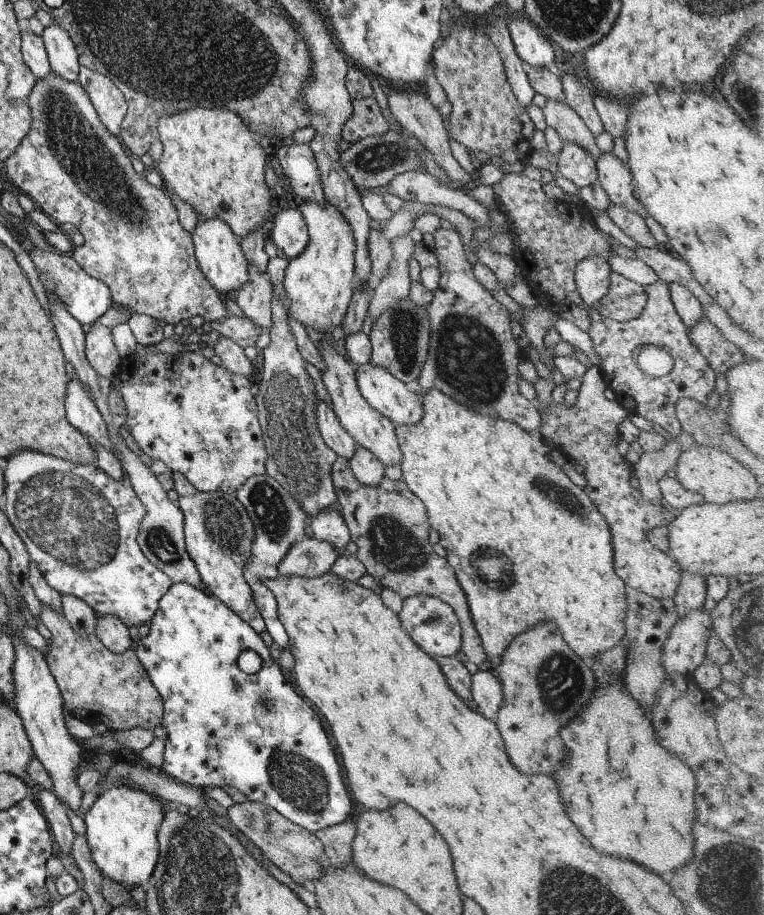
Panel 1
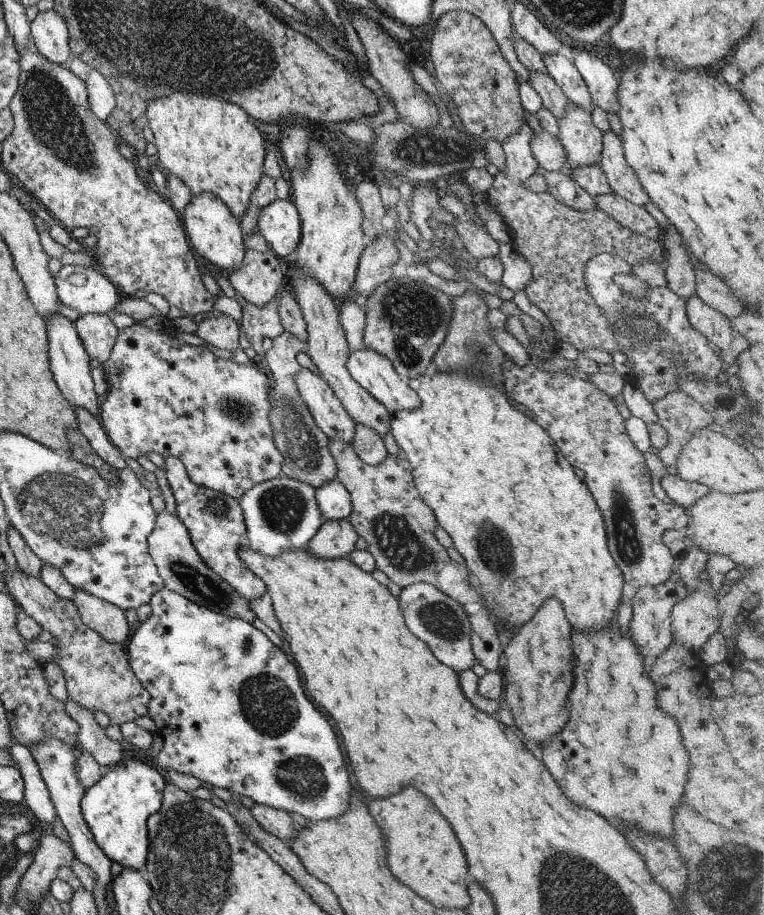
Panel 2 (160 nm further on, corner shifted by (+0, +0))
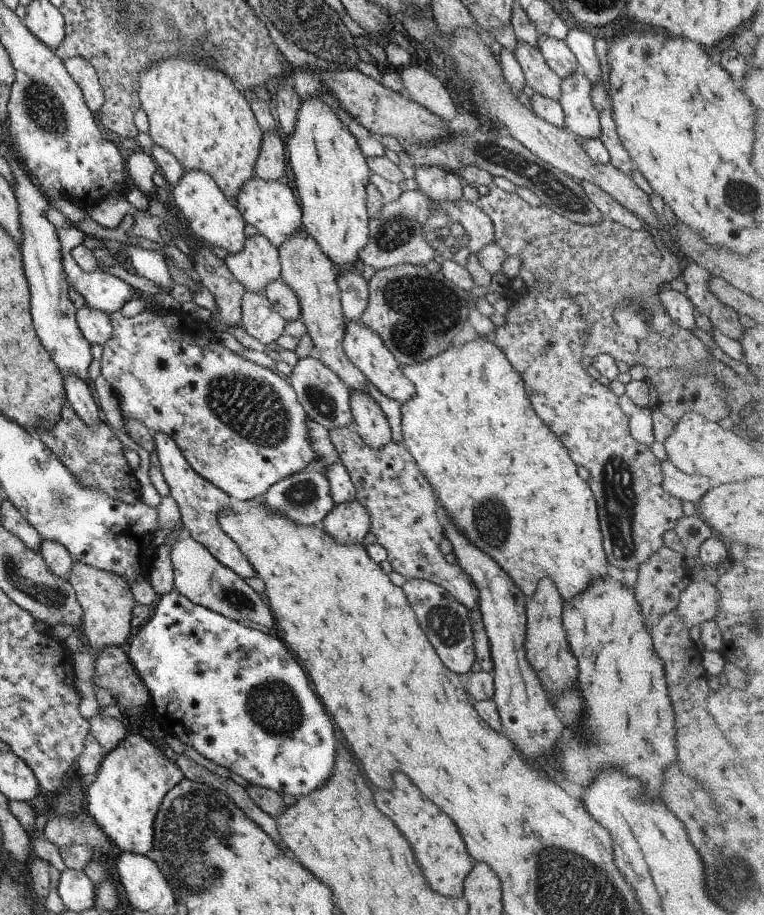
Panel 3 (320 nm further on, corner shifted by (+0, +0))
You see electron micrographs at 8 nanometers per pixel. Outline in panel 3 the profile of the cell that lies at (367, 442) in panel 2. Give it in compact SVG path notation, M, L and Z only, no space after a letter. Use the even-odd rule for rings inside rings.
M350 392L349 407L353 429L365 446L369 446L371 450L379 450L391 441L389 424L371 396L361 392Z

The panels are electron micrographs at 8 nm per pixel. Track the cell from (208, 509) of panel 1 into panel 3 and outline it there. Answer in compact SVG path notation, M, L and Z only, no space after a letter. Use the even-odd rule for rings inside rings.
M155 432L151 434L154 441L155 454L159 460L159 469L161 469L161 475L165 480L165 484L169 488L169 495L175 501L179 514L181 514L181 523L184 526L187 536L189 536L195 542L200 543L201 546L219 562L225 568L229 568L232 572L235 572L241 580L245 578L255 578L253 568L249 566L247 558L239 552L239 548L229 540L229 536L225 536L219 528L217 523L217 516L219 512L223 510L231 510L232 505L229 503L229 497L225 495L221 490L218 490L203 480L201 476L197 476L189 464L185 462L179 448L175 446L175 442L167 436L167 434L161 434L161 432Z

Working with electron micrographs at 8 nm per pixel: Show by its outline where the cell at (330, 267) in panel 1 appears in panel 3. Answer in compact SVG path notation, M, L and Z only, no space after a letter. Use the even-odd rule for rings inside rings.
M317 98L300 100L295 126L286 136L288 164L293 173L295 190L301 204L303 230L317 242L319 250L331 260L340 273L352 270L359 250L368 238L365 184L371 172L367 168L355 138L347 126L333 114L333 110Z

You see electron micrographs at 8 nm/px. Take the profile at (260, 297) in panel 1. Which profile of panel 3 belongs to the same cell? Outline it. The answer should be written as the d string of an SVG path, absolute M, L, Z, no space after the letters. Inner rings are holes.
M257 233L244 240L243 250L229 254L224 262L244 292L261 294L269 282L280 279L278 250Z

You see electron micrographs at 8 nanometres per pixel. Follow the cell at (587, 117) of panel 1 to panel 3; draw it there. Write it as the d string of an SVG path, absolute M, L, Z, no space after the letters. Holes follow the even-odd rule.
M540 34L537 38L537 49L539 54L543 56L547 67L562 80L571 76L579 68L575 56L561 40Z

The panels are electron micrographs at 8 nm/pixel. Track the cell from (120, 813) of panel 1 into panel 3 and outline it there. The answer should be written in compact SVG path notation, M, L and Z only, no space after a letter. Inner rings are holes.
M144 731L137 734L127 733L117 747L104 756L95 775L95 781L83 790L86 803L86 808L83 810L95 822L95 826L105 834L105 838L110 842L109 847L112 847L117 855L127 852L145 856L151 850L153 818L157 812L157 806L161 804L167 790L171 790L183 778L181 770L163 754L161 748L151 740L147 733Z

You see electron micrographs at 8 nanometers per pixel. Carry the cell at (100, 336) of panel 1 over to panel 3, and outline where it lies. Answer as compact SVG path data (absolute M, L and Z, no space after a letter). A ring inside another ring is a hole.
M84 306L76 310L75 322L81 335L91 346L103 346L113 334L109 316L95 308Z

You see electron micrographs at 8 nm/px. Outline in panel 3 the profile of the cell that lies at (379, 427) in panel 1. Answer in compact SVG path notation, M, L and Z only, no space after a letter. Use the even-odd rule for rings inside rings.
M295 230L278 250L280 280L295 294L300 307L300 321L305 326L313 344L313 354L323 366L327 366L347 388L348 392L361 392L369 396L367 382L363 374L347 360L343 352L345 324L340 308L336 286L337 270L331 260L319 250L317 242L303 230Z

